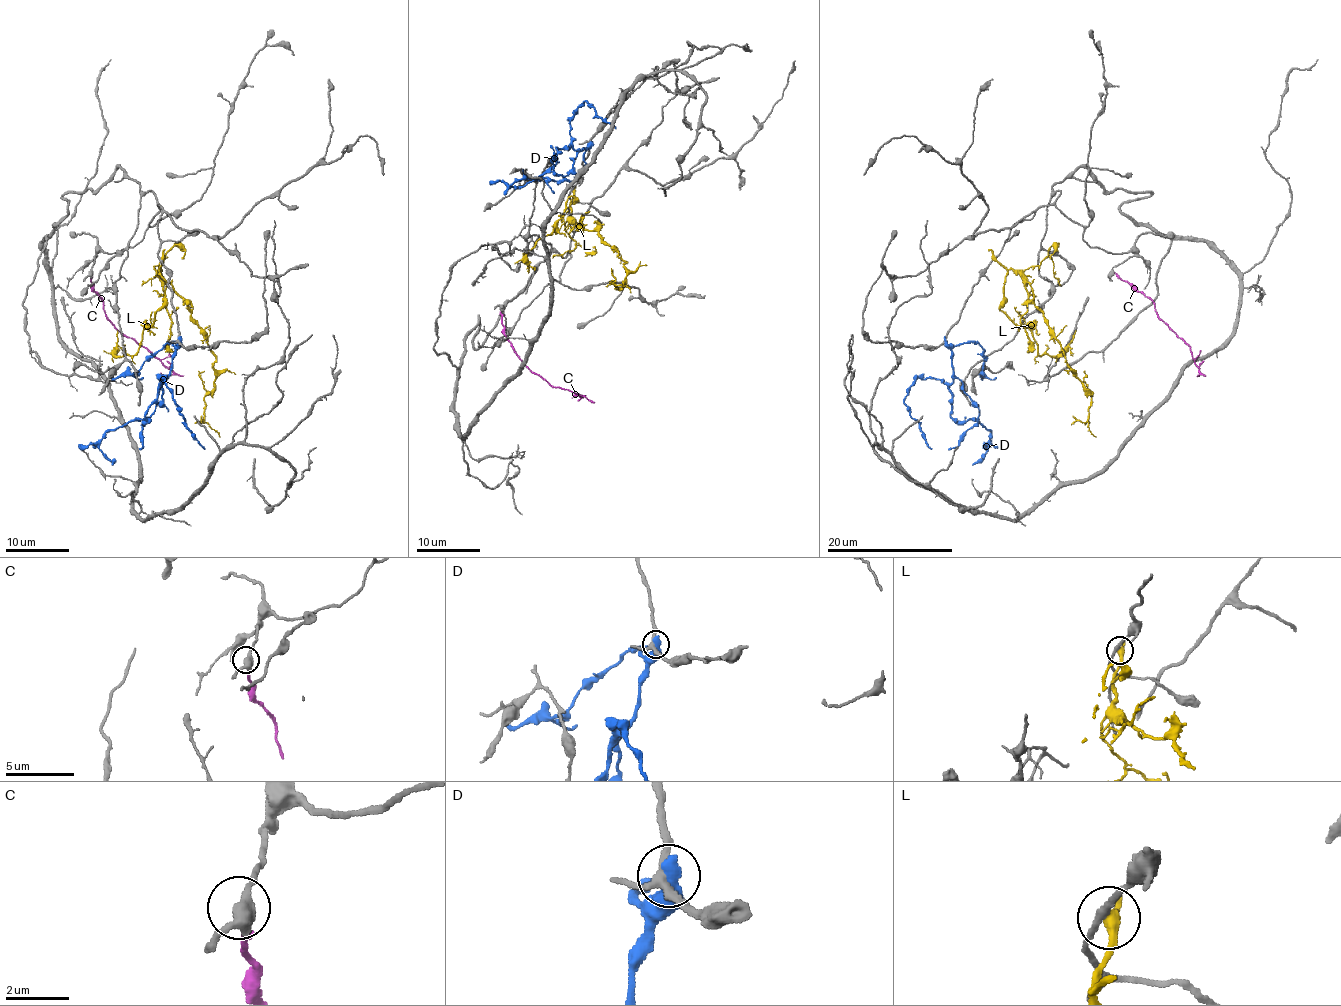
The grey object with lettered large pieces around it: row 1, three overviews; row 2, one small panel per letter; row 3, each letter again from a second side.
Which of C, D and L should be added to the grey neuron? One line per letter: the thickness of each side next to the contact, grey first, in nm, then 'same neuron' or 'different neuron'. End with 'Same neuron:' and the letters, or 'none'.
C: calibres 400 and 190 nm; different neuron
D: calibres 240 and 500 nm; different neuron
L: calibres 200 and 360 nm; different neuron
Same neuron: none

